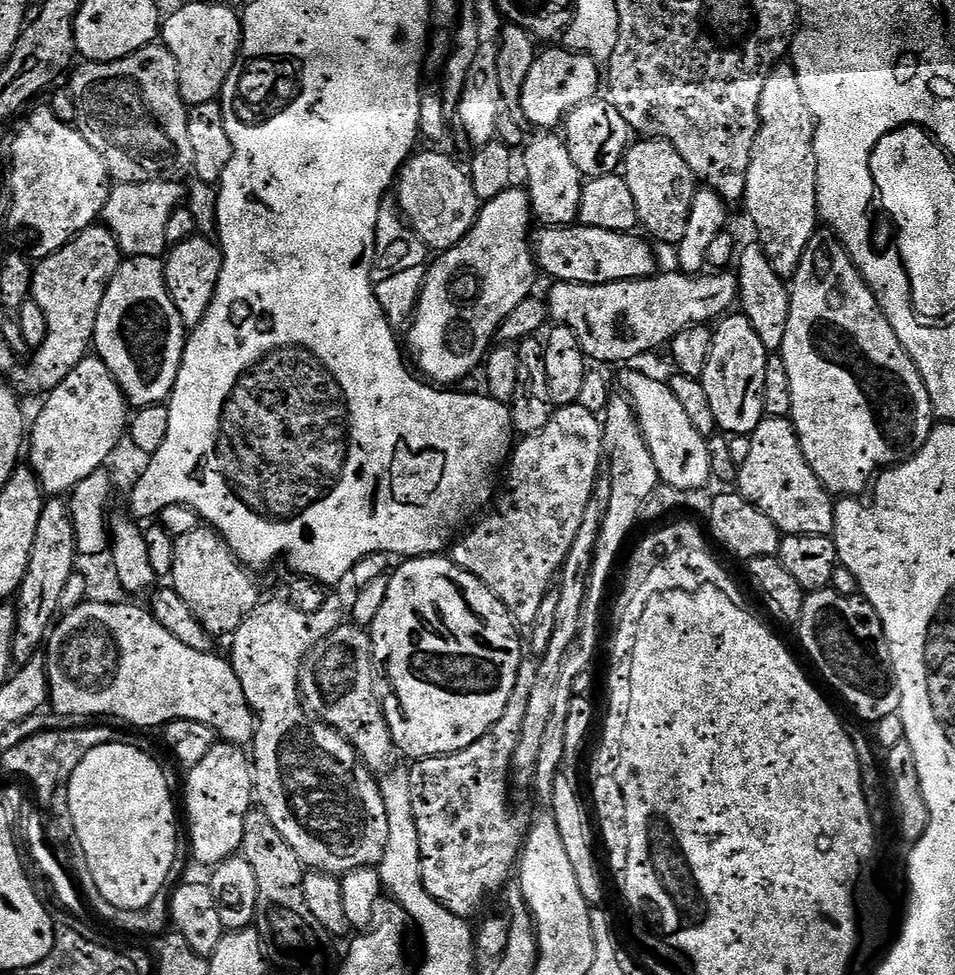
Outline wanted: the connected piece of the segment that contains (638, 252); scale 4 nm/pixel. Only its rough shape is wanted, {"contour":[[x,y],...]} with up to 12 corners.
{"contour":[[579,222],[534,236],[539,271],[562,284],[657,275],[643,235]]}

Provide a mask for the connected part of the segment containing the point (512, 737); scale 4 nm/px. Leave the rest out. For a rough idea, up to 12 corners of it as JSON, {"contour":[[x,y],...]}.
{"contour":[[538,660],[478,742],[408,772],[424,885],[472,918],[526,824],[508,805]]}

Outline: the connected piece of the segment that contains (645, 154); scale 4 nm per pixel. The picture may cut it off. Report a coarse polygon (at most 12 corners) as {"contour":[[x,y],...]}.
{"contour":[[640,138],[622,175],[653,241],[680,245],[698,191],[670,142]]}

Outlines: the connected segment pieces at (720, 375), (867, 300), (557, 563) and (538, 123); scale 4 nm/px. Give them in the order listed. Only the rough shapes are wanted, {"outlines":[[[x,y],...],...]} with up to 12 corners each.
{"outlines":[[[744,315],[713,331],[702,379],[717,429],[766,418],[770,352]],[[864,273],[791,277],[790,419],[829,493],[916,456],[934,413]],[[579,402],[513,447],[451,545],[532,625],[593,503],[601,417]],[[541,51],[522,86],[519,111],[536,130],[597,97],[591,56]]]}

